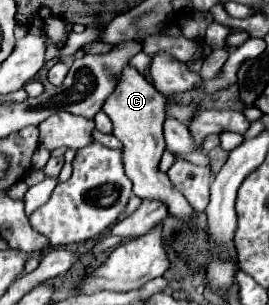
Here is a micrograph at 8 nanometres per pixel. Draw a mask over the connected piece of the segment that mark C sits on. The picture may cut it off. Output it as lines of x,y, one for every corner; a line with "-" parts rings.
124,67
120,81
114,93
106,99
102,111
112,119
114,135
124,145
124,169
134,185
132,189
134,195
138,195
140,199
160,201
166,205
172,217
176,217
182,223
192,223
196,219
194,207
186,203
186,197
170,183
168,175
158,169
160,157
166,149
164,135
162,135
164,105
166,105
166,97
162,93
158,93
134,67

